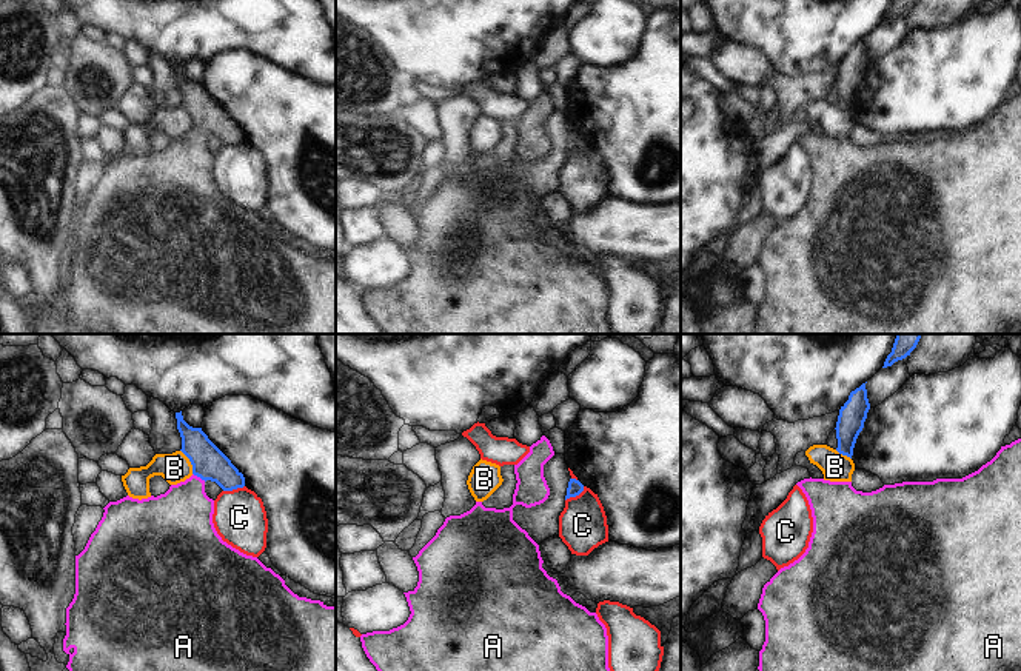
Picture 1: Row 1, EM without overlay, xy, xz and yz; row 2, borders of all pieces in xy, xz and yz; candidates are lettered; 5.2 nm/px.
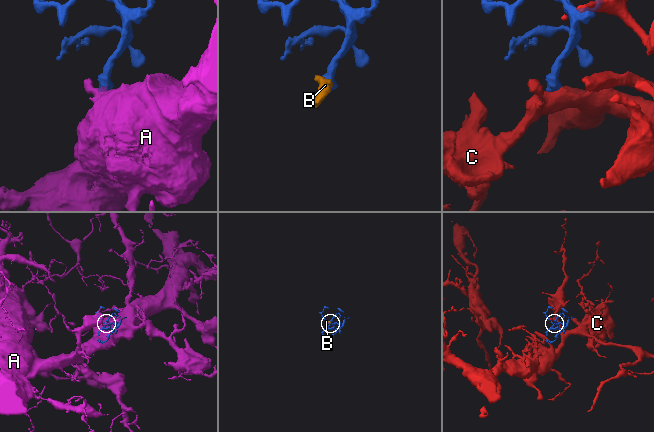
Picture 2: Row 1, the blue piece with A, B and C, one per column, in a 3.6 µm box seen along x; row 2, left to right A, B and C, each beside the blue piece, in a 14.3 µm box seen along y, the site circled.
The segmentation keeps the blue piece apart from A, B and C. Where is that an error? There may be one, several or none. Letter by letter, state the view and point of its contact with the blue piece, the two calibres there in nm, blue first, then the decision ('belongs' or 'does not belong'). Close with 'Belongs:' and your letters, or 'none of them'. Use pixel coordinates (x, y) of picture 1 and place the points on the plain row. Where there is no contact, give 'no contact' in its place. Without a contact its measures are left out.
A: contact xy (199, 131); calibres 180 and 320 nm; belongs
B: contact xy (190, 116); calibres 180 and 160 nm; does not belong
C: contact xz (575, 151); calibres 80 and 260 nm; does not belong
Belongs: A

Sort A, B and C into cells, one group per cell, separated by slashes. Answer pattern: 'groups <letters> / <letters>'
groups A / B C

